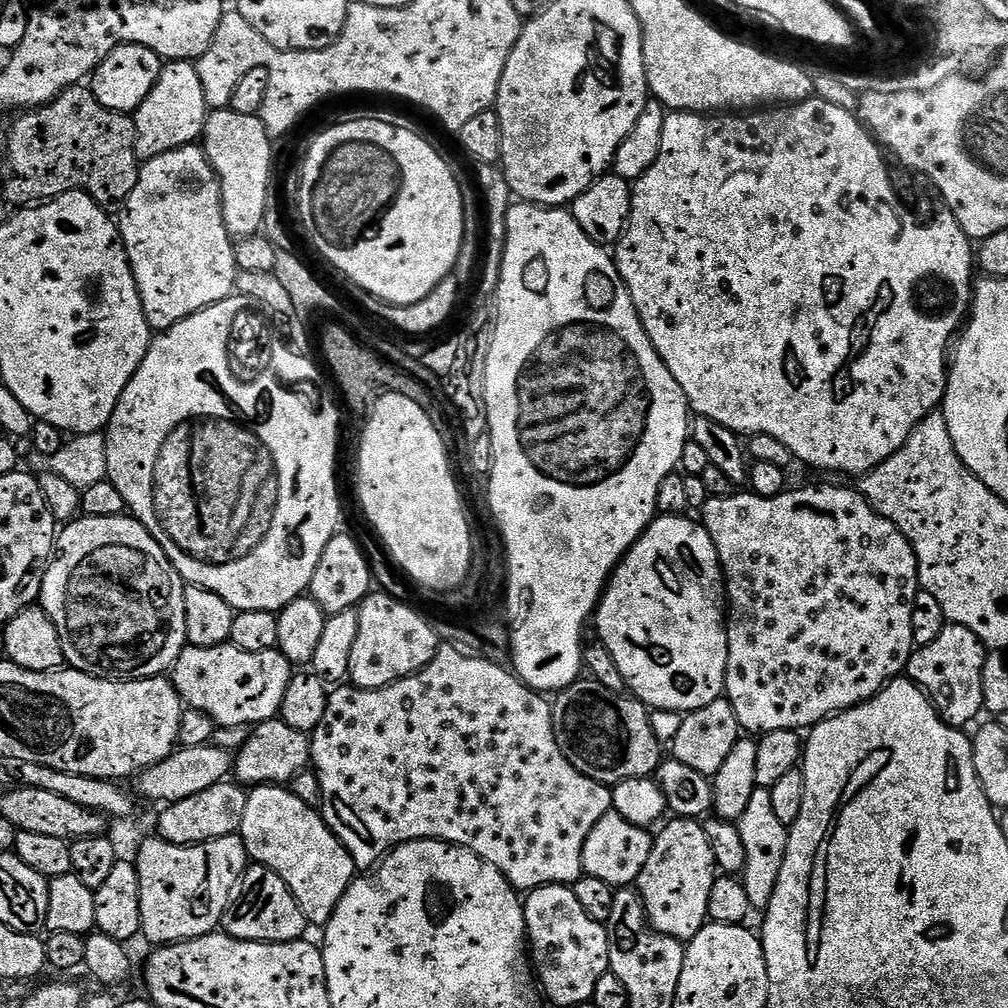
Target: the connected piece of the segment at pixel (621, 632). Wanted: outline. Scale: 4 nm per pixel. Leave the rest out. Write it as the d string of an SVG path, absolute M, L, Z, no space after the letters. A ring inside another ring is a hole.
M663 514L657 515L656 519L649 524L648 529L642 533L636 540L636 544L630 551L620 559L620 564L612 572L611 578L608 580L608 587L605 588L603 596L600 598L600 604L597 606L594 613L594 624L596 620L596 632L600 635L599 643L609 651L610 656L614 660L615 666L618 668L619 673L627 684L627 691L636 699L643 702L649 709L655 710L655 708L661 708L664 712L680 712L679 714L687 714L698 710L702 706L710 706L710 702L721 699L725 695L724 691L724 679L726 678L726 662L728 661L728 625L726 623L726 585L724 583L724 571L720 568L720 559L718 558L718 550L714 546L714 542L710 538L710 534L704 529L703 523L697 522L696 524L692 520L688 520L687 515L683 516L666 516Z

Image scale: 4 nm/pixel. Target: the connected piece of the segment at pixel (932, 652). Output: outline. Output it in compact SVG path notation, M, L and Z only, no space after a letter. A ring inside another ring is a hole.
M948 622L934 642L913 651L908 659L906 676L923 690L945 724L964 730L976 715L984 712L982 670L985 655L984 644L976 637L974 630Z

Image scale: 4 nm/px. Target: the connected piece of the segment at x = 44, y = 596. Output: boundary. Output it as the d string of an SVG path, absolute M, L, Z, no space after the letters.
M128 514L110 517L81 515L59 529L54 555L48 561L48 568L44 572L39 603L58 630L58 638L62 642L67 667L75 668L77 672L85 672L91 676L103 676L113 680L149 680L151 676L164 676L176 663L180 651L188 644L185 587L186 581L178 574L170 558L166 558L162 546L158 546L156 539L148 533L146 526L142 526L139 520Z

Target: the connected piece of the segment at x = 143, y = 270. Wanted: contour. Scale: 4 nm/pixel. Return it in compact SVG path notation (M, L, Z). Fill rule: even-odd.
M199 143L187 144L178 150L170 150L166 154L158 154L158 158L150 158L143 161L138 182L134 186L132 193L128 195L128 199L124 201L122 211L124 213L118 216L120 241L124 244L124 252L128 256L128 261L132 267L136 289L142 298L142 310L146 314L146 322L157 333L165 332L170 326L190 318L194 313L202 311L203 308L209 308L218 302L222 302L236 292L238 269L236 267L236 259L234 258L234 240L233 237L228 235L226 222L222 214L220 180L216 176L214 169L210 166L208 156L204 153L204 149Z

